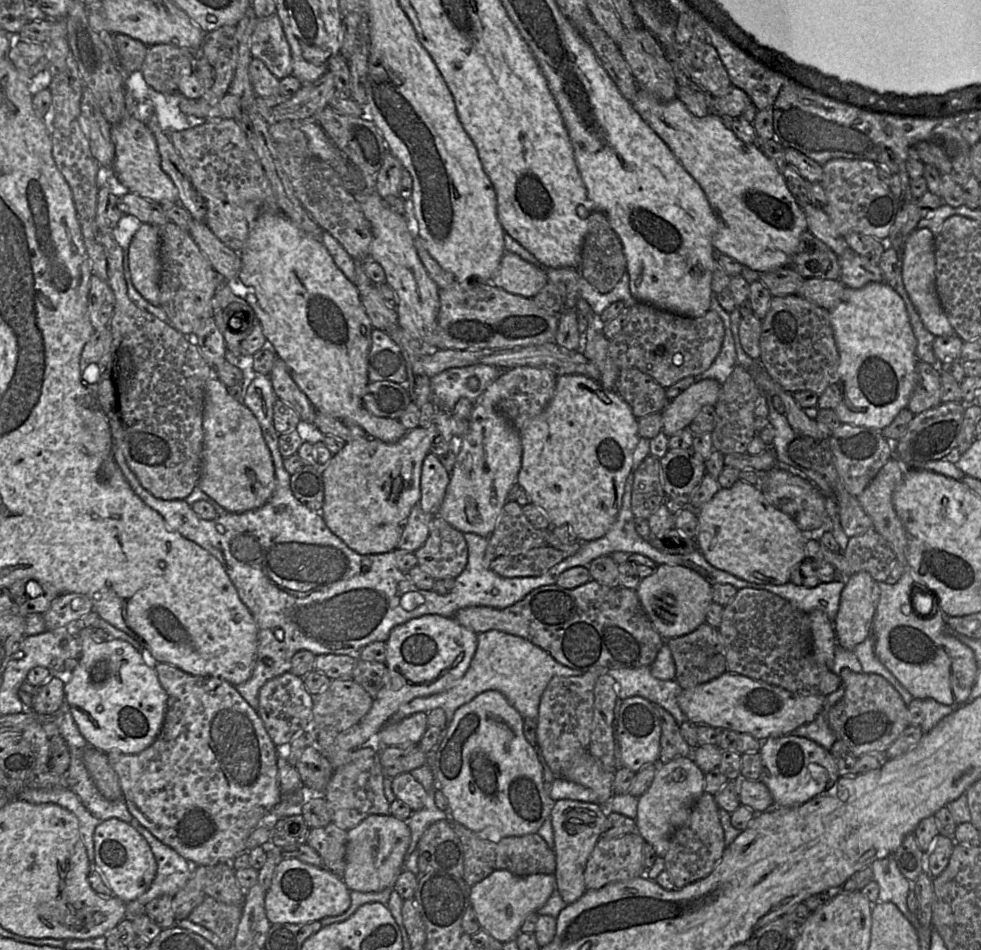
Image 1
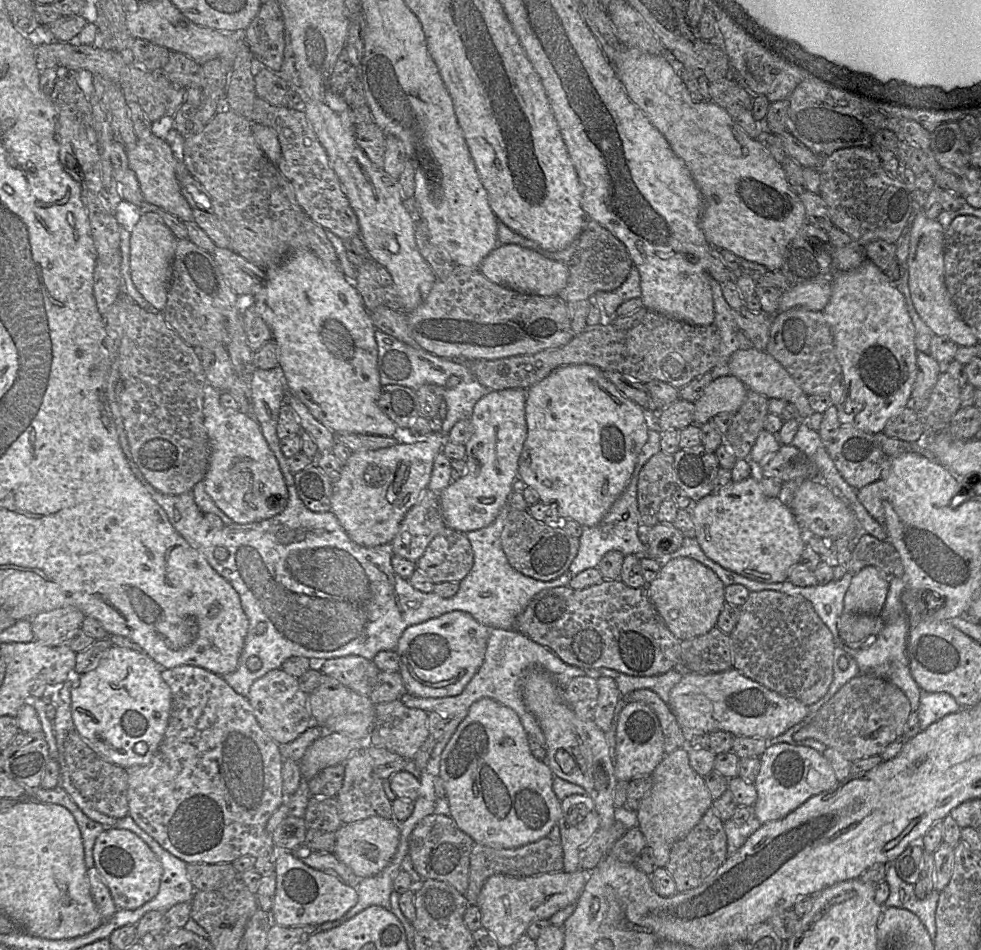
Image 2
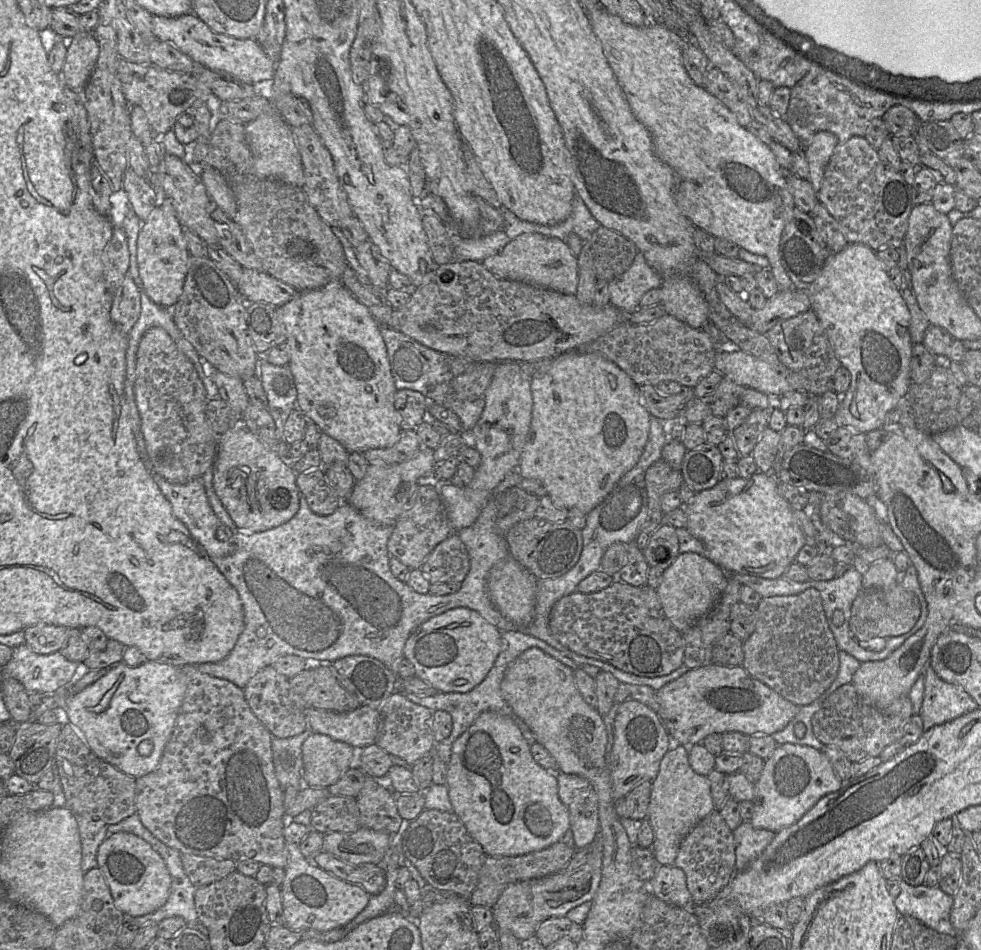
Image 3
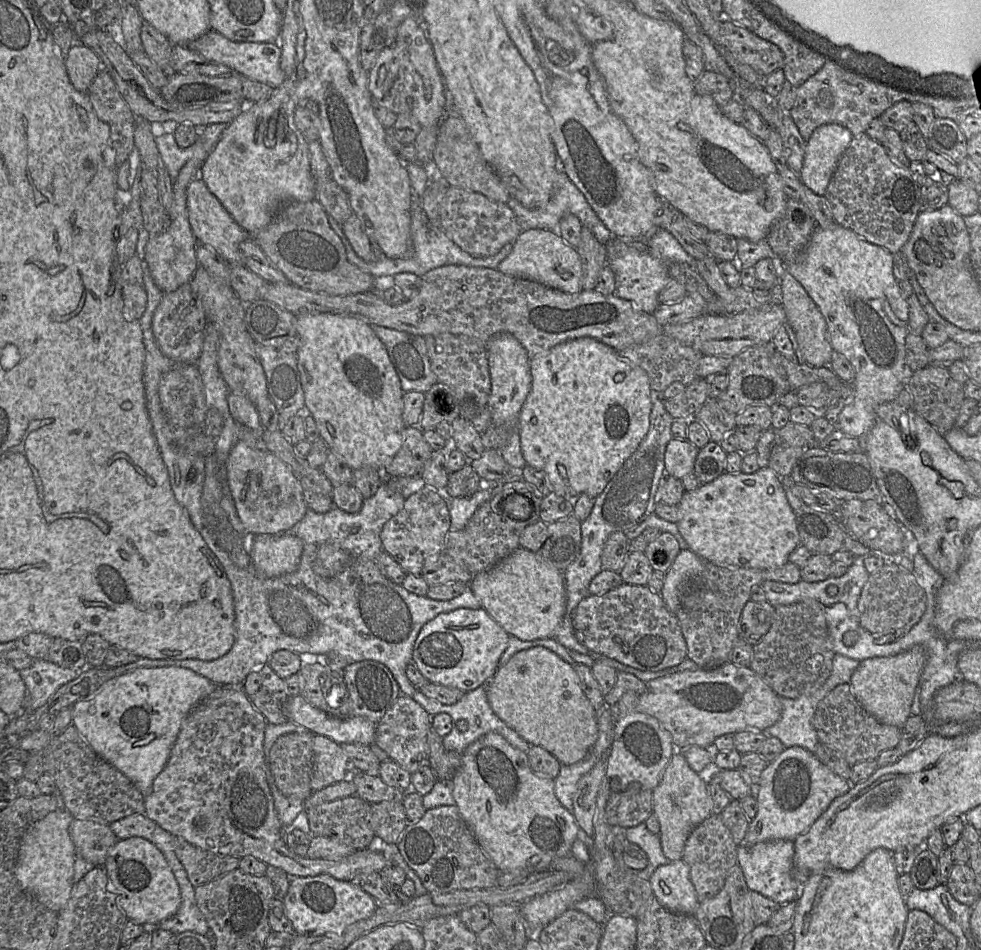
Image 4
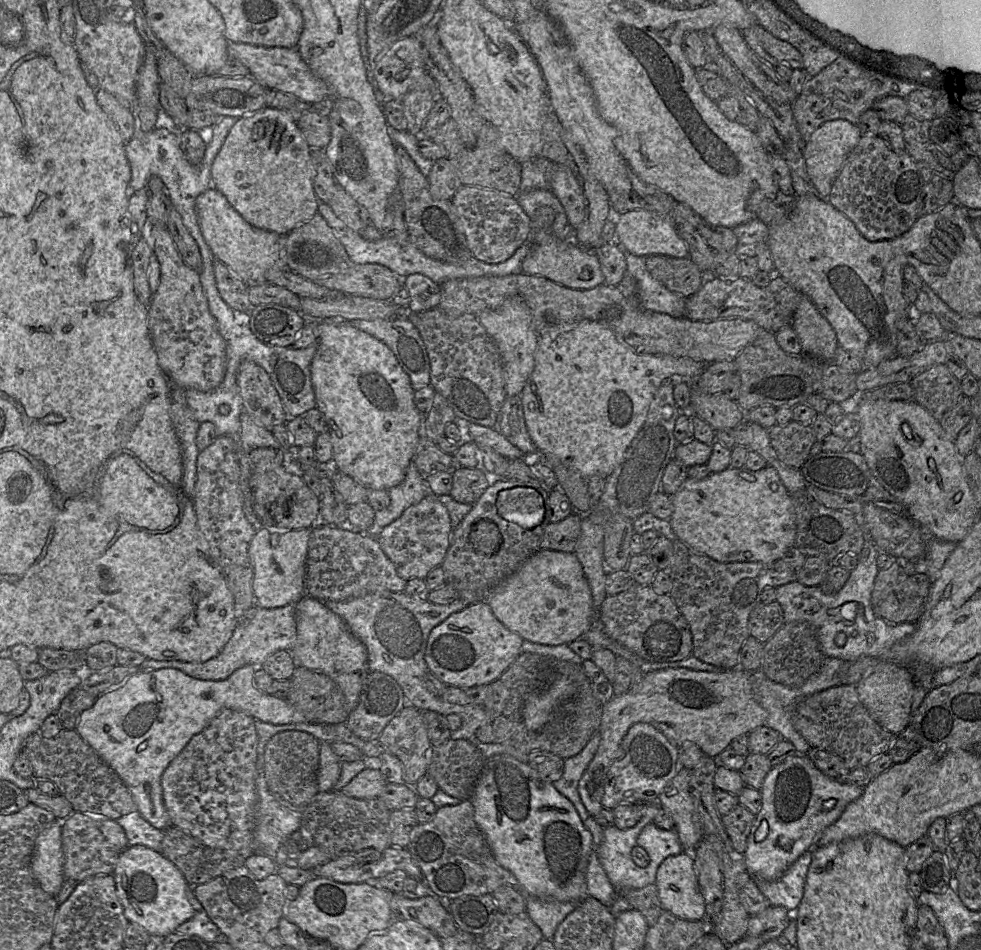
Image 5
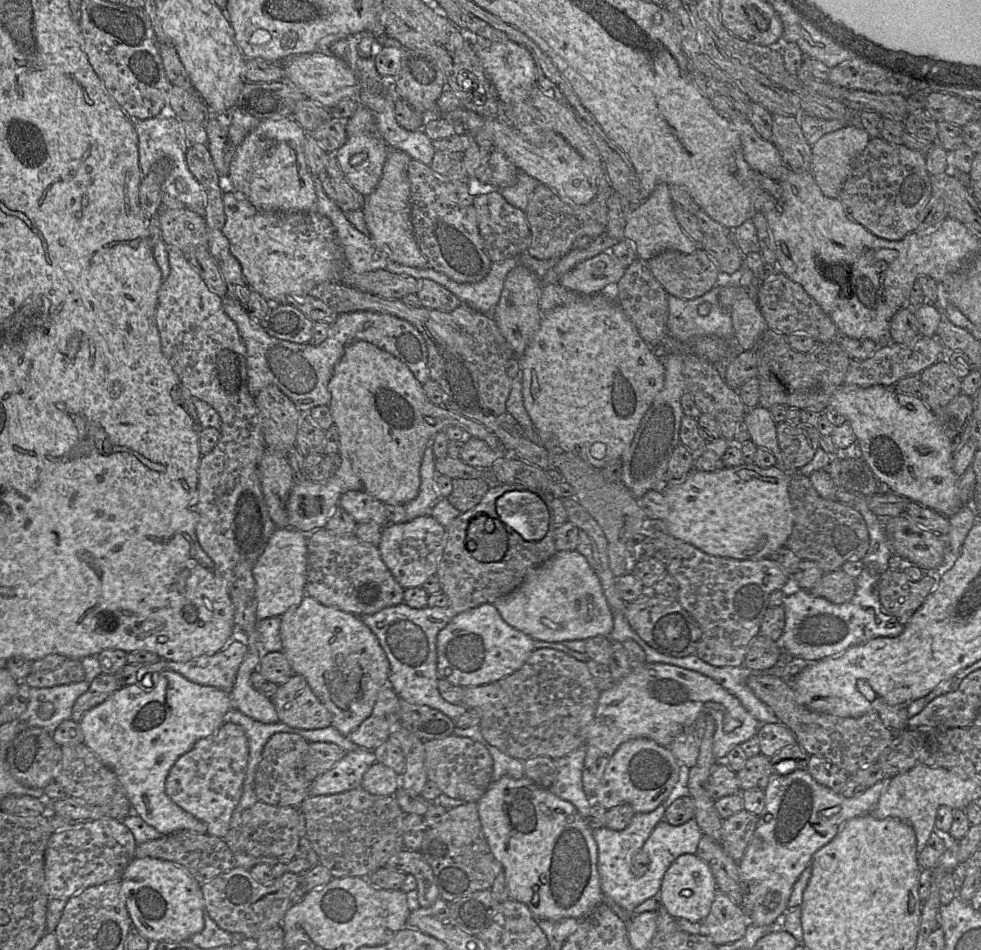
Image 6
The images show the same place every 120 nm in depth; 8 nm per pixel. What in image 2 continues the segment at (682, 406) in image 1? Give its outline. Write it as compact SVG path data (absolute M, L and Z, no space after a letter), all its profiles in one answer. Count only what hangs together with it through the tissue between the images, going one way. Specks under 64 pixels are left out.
M726 376L713 380L705 389L703 395L694 402L694 423L698 426L710 421L713 417L723 412L736 413L745 401L748 389L736 377Z

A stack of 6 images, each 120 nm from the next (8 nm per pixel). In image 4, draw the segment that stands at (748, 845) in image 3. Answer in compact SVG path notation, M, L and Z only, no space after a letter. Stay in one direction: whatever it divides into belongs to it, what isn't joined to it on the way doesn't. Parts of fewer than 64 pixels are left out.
M784 839L759 842L750 847L739 845L737 862L743 871L749 890L758 892L780 905L797 902L802 886L809 876L795 868L794 851L794 841Z

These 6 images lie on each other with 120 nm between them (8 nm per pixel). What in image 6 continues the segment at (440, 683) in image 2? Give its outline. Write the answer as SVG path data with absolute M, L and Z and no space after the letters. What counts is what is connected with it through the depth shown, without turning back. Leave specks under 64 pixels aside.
M490 603L457 614L438 633L436 647L438 678L460 687L501 680L520 669L535 650L534 640L507 624Z

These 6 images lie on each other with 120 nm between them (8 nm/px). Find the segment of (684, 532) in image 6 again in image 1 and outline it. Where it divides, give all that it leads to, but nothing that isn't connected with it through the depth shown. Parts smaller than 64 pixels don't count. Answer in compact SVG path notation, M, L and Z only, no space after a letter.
M741 480L729 489L720 489L709 502L696 510L696 516L697 549L710 565L741 580L756 584L784 585L790 582L794 567L804 560L806 535L789 516L773 507L762 492Z

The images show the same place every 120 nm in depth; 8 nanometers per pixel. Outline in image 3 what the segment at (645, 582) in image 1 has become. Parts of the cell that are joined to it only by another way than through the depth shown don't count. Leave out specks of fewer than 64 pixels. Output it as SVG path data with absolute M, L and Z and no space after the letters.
M687 552L680 554L674 563L664 570L656 593L668 619L683 633L714 608L726 586L725 571L708 558Z

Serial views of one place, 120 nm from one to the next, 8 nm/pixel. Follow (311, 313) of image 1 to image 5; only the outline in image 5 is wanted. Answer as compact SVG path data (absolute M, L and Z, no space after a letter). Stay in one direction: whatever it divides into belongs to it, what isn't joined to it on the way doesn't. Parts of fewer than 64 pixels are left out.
M322 320L317 323L318 338L316 342L316 352L310 364L310 374L312 387L315 394L316 408L320 410L327 424L327 432L332 443L332 459L337 470L352 477L355 481L368 489L389 490L399 485L405 477L406 470L414 456L420 435L419 427L424 418L414 403L414 389L411 386L409 376L399 365L395 355L383 342L373 336L363 332L345 320Z

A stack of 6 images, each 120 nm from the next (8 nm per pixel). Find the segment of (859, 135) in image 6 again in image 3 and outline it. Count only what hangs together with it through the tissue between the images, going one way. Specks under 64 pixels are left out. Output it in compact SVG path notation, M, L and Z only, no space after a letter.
M820 131L808 144L804 144L805 156L809 167L809 181L816 193L821 183L829 160L838 144L837 137L828 131Z

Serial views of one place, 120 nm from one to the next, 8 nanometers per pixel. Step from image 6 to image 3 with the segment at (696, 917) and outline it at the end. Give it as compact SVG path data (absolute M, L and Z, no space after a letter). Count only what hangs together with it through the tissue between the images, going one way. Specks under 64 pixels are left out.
M659 865L648 886L650 892L663 902L682 908L690 908L692 905L686 875L683 870L674 865Z

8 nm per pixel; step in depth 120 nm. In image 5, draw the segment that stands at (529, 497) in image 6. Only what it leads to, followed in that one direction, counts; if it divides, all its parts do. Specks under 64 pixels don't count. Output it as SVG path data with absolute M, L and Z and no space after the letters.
M516 487L503 490L497 497L498 514L525 529L534 529L550 523L552 510L549 492L544 488Z

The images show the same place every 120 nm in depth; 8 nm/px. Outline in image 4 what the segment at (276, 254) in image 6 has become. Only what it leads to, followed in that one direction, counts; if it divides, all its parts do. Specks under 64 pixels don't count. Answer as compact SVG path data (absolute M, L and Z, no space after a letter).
M200 178L187 187L187 214L192 233L199 243L213 248L229 264L242 264L239 244L250 235L226 211Z

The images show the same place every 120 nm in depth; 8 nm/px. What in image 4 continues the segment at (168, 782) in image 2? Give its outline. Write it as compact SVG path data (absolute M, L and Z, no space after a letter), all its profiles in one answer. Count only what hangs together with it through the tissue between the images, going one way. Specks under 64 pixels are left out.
M218 685L217 688L203 698L184 719L177 738L171 749L169 759L163 770L157 775L153 781L151 793L144 797L145 815L157 823L162 829L169 832L172 836L179 836L185 839L192 845L201 848L202 850L212 852L216 855L226 855L231 857L243 858L245 856L253 856L267 865L272 865L284 870L290 877L310 877L321 874L328 874L335 879L342 881L352 881L358 874L381 872L389 866L389 863L383 853L364 849L356 851L353 854L346 856L340 860L329 859L311 859L296 855L285 843L285 828L281 825L277 816L274 799L271 794L265 770L263 741L267 722L263 715L255 709L250 702L242 686L225 686Z

